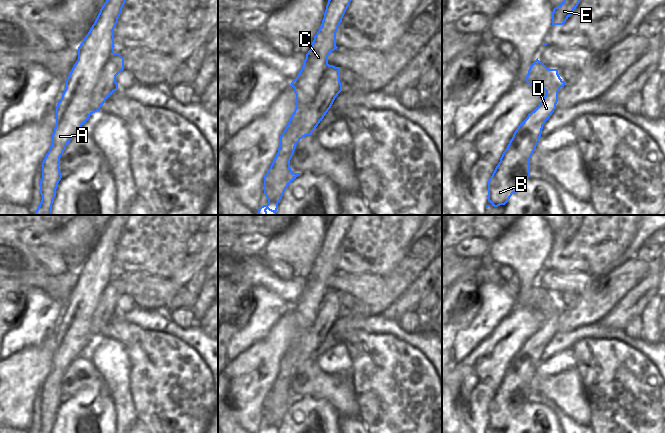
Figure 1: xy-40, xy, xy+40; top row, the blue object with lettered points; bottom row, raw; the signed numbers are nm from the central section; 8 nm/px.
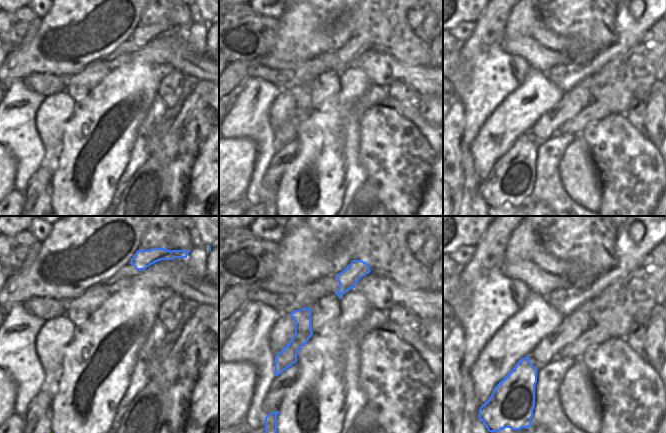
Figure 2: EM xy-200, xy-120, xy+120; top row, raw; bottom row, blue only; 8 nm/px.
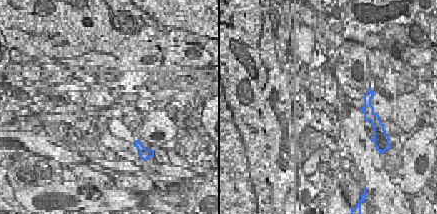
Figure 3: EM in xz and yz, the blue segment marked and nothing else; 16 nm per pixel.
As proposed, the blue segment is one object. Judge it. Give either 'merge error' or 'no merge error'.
merge error

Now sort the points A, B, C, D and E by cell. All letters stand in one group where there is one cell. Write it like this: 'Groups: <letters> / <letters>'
Groups: A C E / B D.

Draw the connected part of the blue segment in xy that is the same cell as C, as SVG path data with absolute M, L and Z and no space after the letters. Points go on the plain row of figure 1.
M334 215L329 222L322 248L314 260L310 274L298 300L291 306L296 318L296 332L280 360L278 376L267 395L275 404L274 394L281 379L291 378L296 371L296 362L302 352L302 340L316 322L318 312L328 291L328 280L336 270L336 256L354 220L355 215Z

